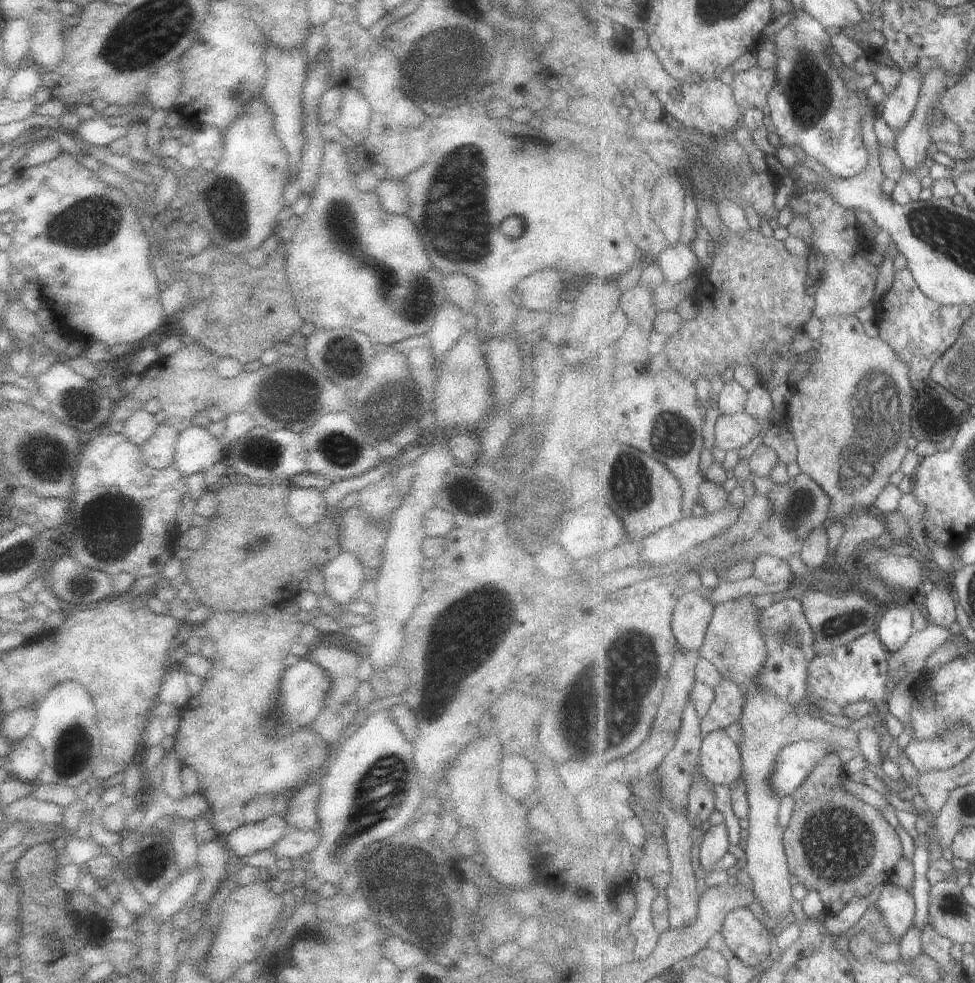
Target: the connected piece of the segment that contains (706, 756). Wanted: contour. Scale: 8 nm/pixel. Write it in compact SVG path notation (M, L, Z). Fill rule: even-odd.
M716 730L704 739L701 770L714 785L729 786L740 781L744 773L743 749L725 730Z

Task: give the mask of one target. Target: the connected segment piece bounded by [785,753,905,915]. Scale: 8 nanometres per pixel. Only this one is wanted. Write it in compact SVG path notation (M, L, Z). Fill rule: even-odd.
M832 753L830 757L822 762L821 766L818 766L818 768L814 770L812 776L795 791L794 796L796 797L796 802L793 812L794 816L790 827L785 832L785 850L789 856L789 868L793 872L793 875L798 878L799 882L805 885L810 891L817 891L822 896L828 912L832 915L845 910L857 897L867 897L872 894L872 892L876 890L876 886L880 886L882 882L888 883L895 874L898 864L905 858L904 844L902 844L902 838L900 838L900 834L896 832L896 828L886 820L882 809L867 804L858 797L858 794L853 794L850 790L846 789L844 782L846 782L847 778L846 762L844 762L837 753Z

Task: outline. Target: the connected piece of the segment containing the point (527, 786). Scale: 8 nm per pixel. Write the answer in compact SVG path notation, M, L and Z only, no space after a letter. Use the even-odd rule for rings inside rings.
M504 756L500 782L514 800L524 800L536 788L536 768L524 756Z

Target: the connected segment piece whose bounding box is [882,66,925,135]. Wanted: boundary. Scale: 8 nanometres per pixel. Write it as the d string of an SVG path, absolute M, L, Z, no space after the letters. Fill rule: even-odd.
M918 66L903 71L903 78L898 89L885 101L882 117L895 135L906 130L914 118L921 101L921 91L925 80Z

